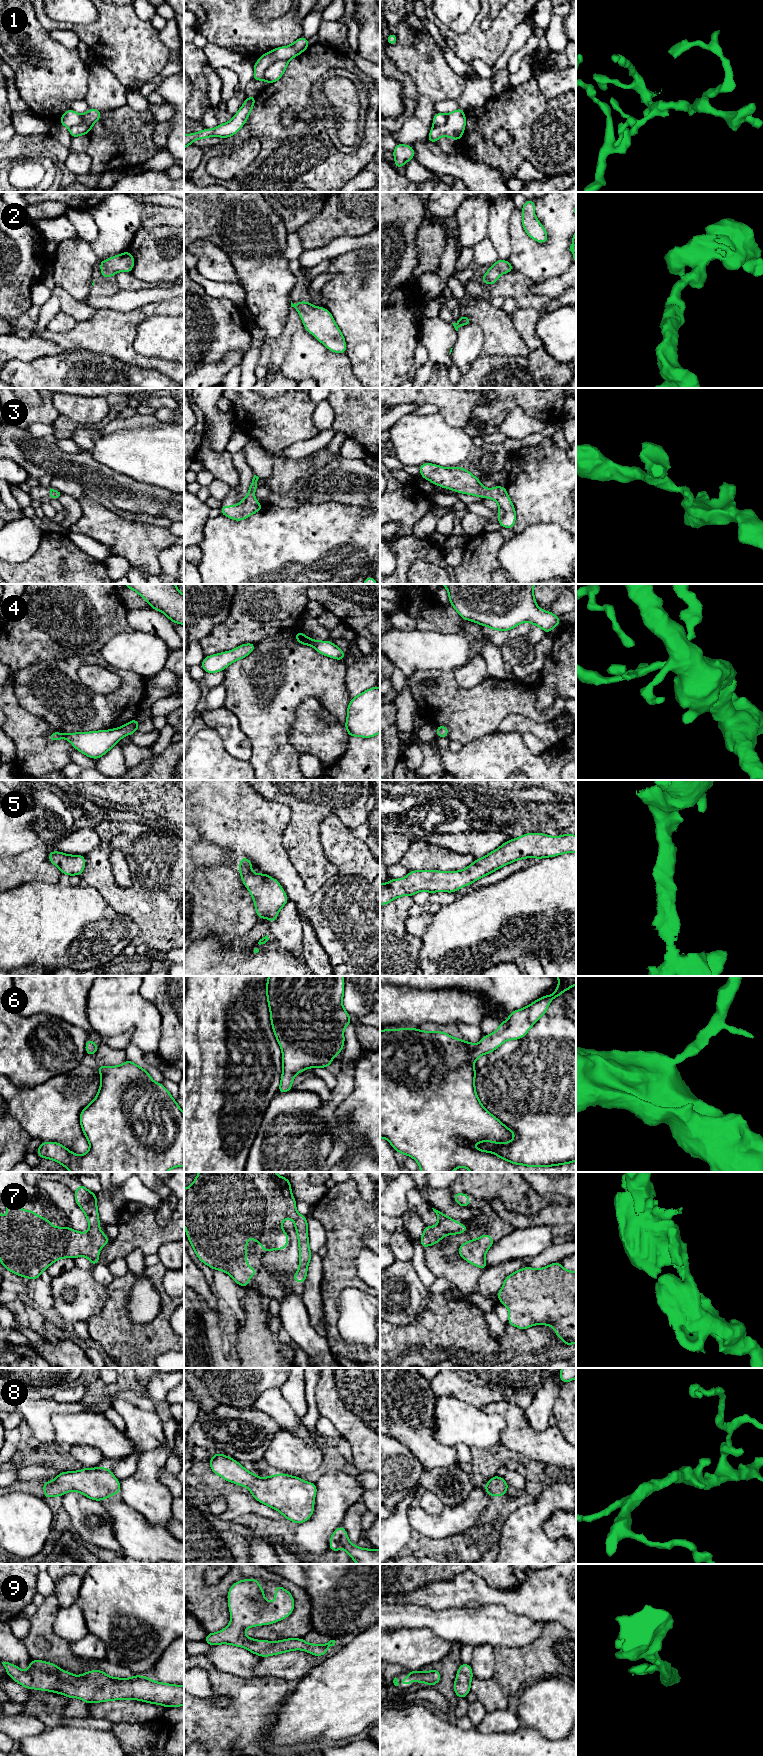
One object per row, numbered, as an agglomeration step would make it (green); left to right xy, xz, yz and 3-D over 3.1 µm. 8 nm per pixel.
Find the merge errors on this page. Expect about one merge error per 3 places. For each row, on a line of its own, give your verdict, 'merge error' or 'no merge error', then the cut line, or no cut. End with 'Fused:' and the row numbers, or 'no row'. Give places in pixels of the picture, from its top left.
1: merge error | xy (92, 124), (78, 123), (69, 129)
2: no merge error | no cut
3: no merge error | no cut
4: no merge error | no cut
5: no merge error | no cut
6: no merge error | no cut
7: no merge error | no cut
8: no merge error | no cut
9: no merge error | no cut
Fused: 1

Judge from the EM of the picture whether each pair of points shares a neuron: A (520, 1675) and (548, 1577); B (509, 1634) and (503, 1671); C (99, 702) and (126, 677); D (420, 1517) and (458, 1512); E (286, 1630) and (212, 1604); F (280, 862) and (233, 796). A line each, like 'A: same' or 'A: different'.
A: different
B: different
C: same
D: same
E: same
F: same

